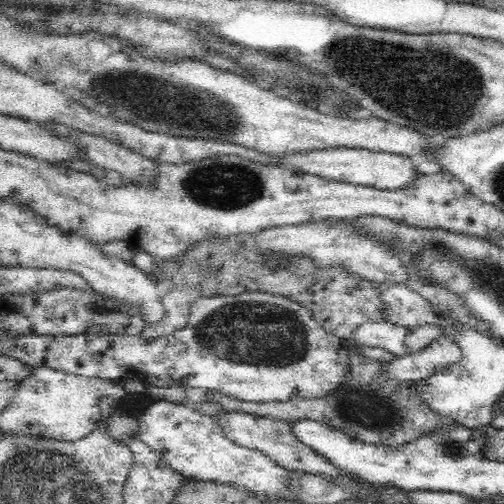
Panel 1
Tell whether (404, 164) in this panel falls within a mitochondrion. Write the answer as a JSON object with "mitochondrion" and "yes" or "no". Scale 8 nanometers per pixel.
{"mitochondrion":"no"}

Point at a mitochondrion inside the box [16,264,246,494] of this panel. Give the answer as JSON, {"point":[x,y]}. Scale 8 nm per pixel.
{"point":[99,308]}

